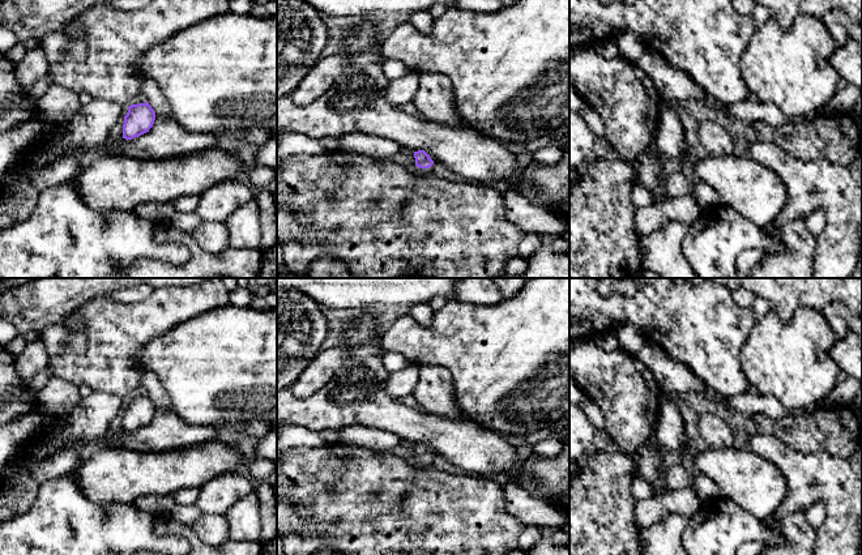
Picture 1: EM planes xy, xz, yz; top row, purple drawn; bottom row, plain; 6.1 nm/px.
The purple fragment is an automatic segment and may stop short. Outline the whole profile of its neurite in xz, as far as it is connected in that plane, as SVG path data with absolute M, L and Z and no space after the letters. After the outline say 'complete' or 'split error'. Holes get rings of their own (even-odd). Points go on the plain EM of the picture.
M424 443L414 444L415 457L411 461L411 464L415 468L421 468L424 465L427 469L431 469L430 460L434 457L434 453L430 451L430 448Z | split error

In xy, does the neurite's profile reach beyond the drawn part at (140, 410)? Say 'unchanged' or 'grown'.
unchanged

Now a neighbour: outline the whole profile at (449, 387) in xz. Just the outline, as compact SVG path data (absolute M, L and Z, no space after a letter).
M418 366L418 383L413 396L426 413L464 419L464 413L456 405L452 375L443 366Z

